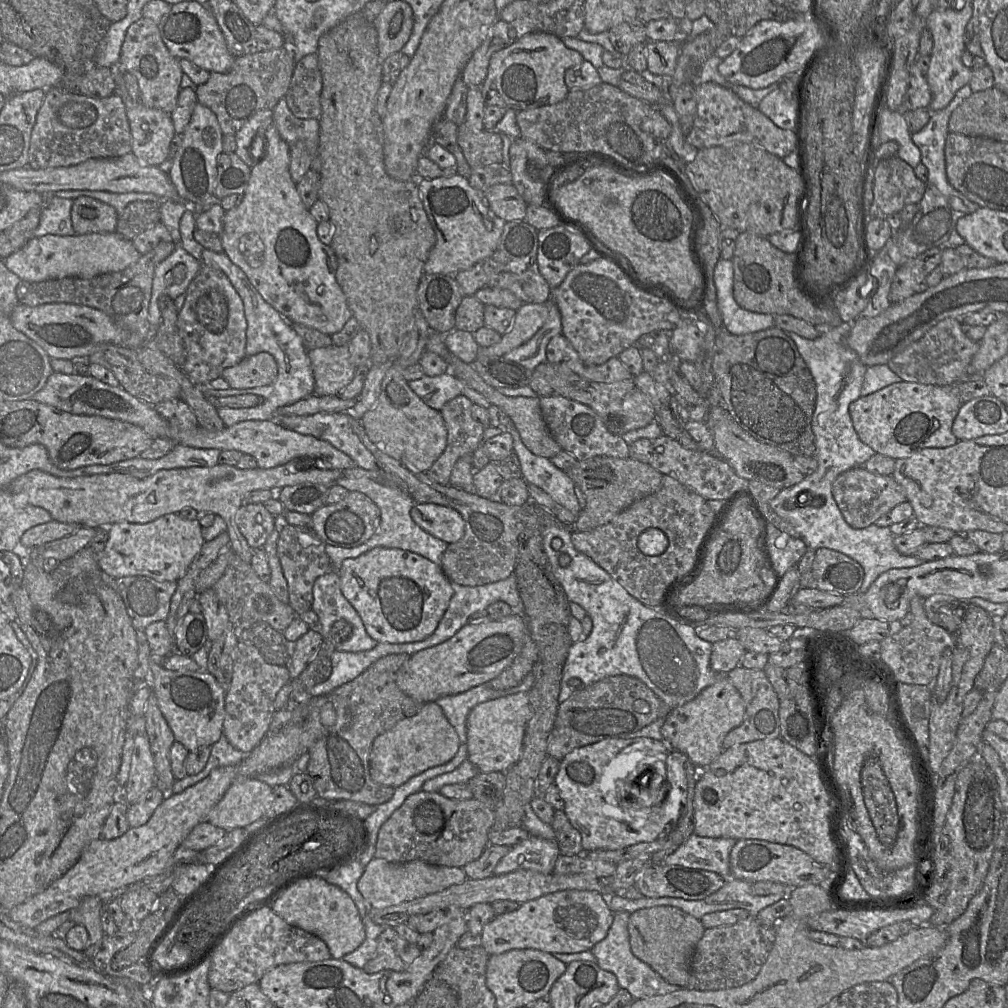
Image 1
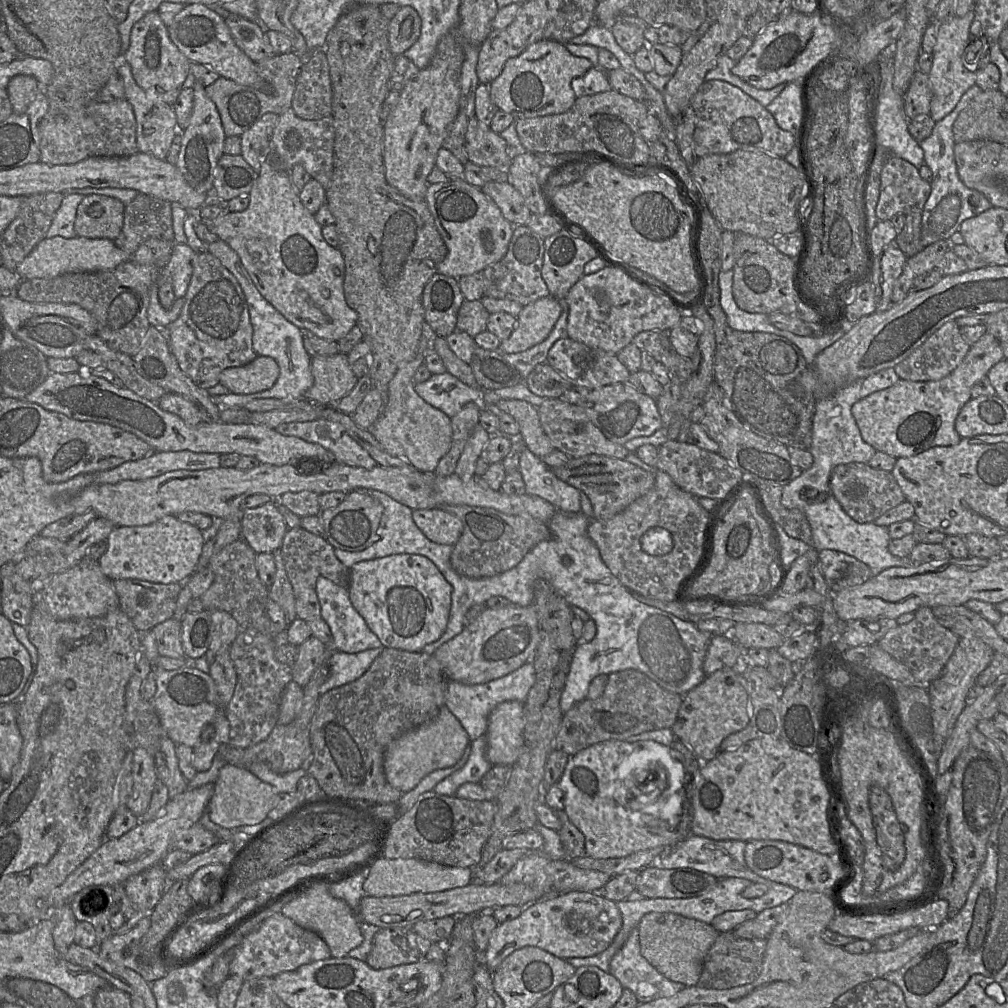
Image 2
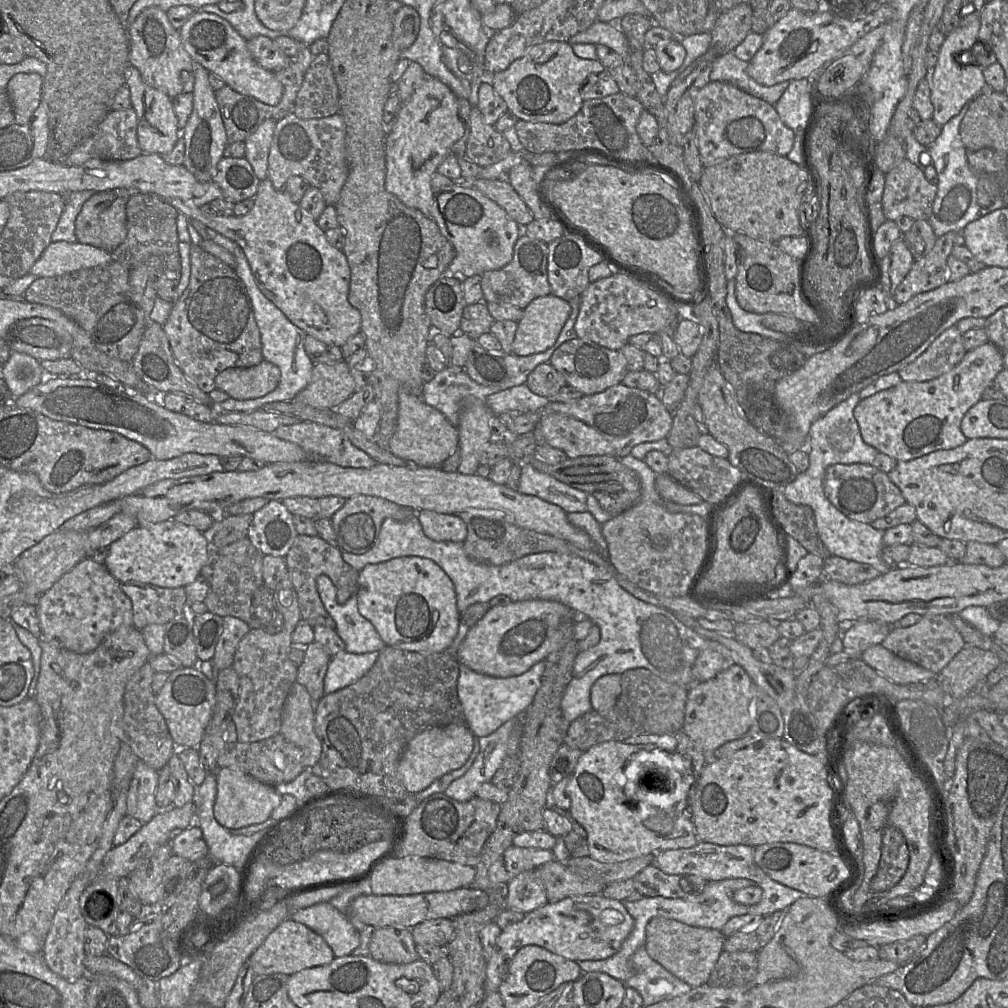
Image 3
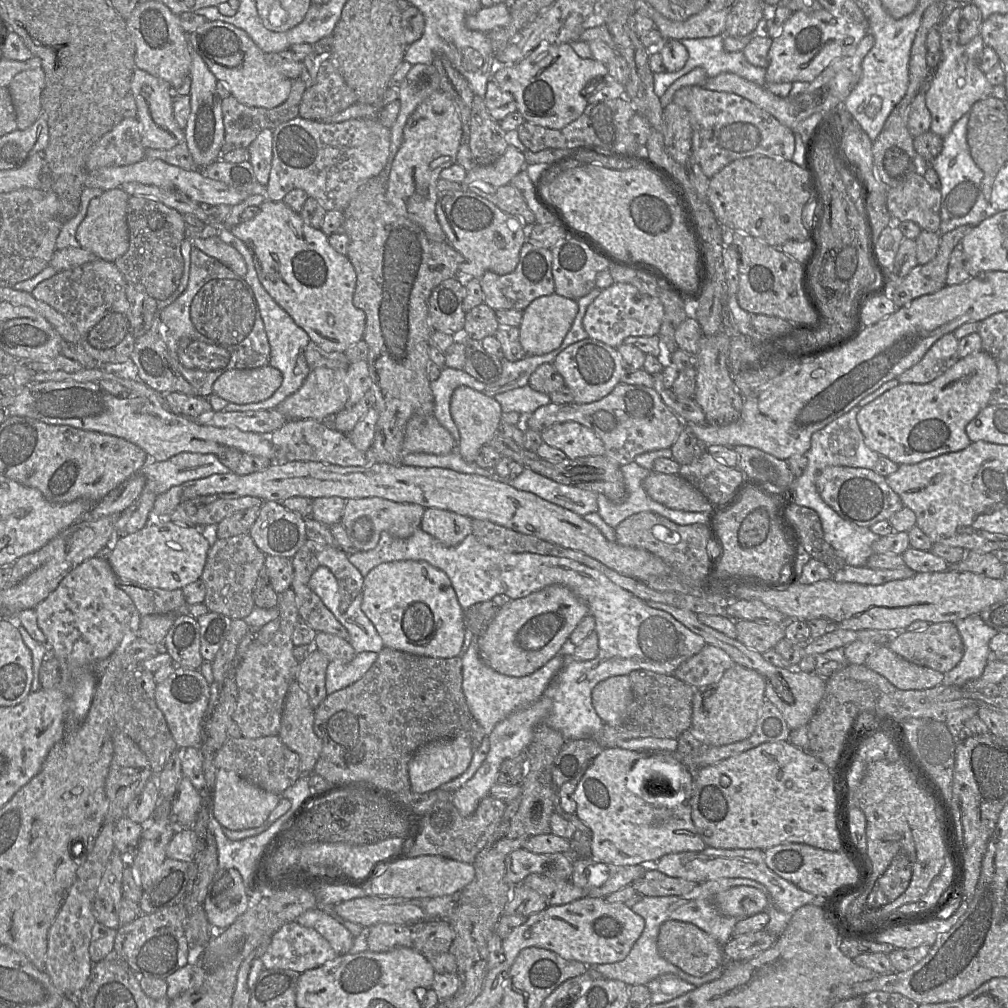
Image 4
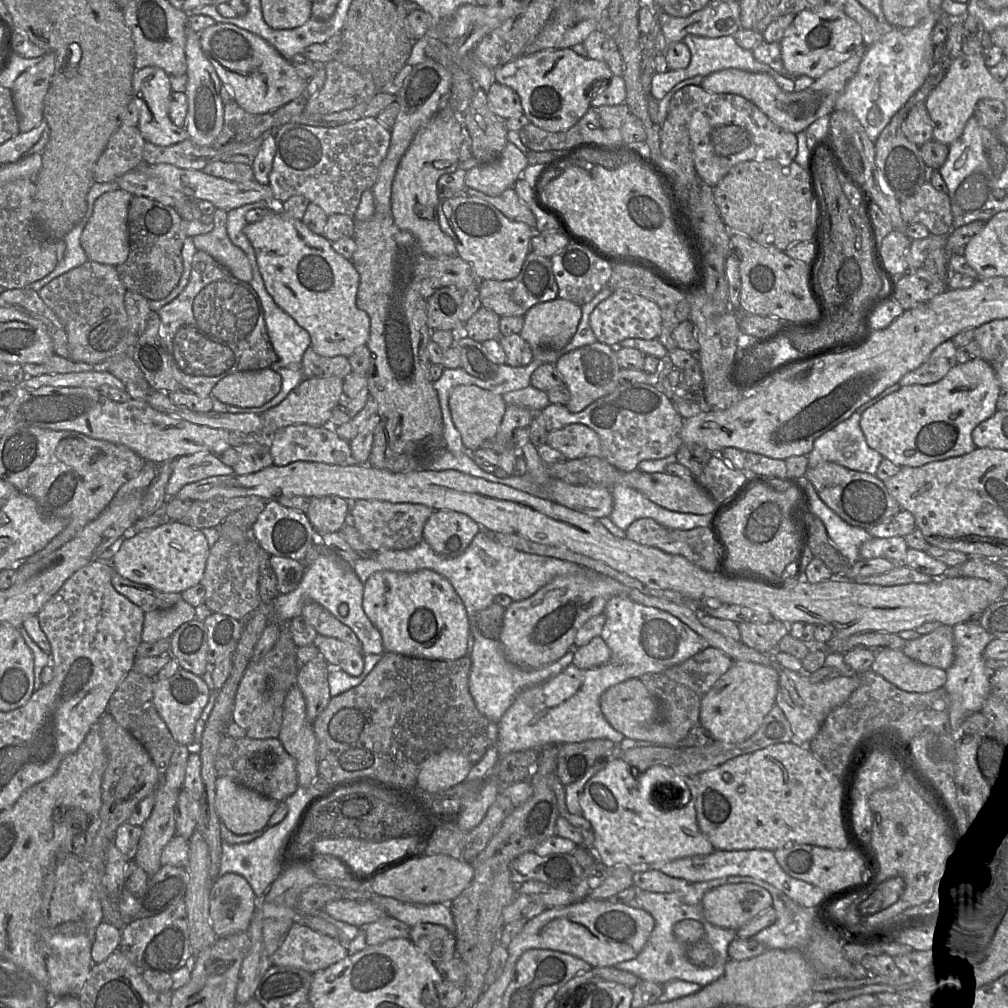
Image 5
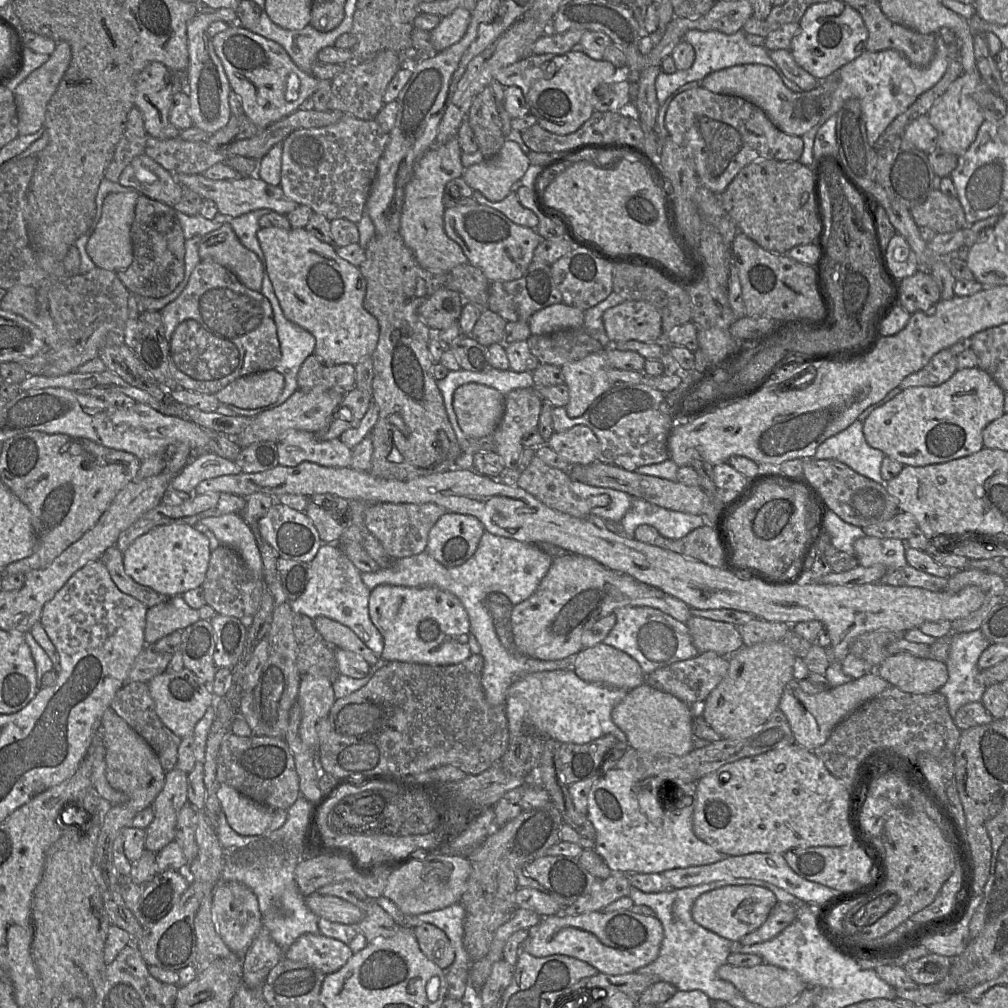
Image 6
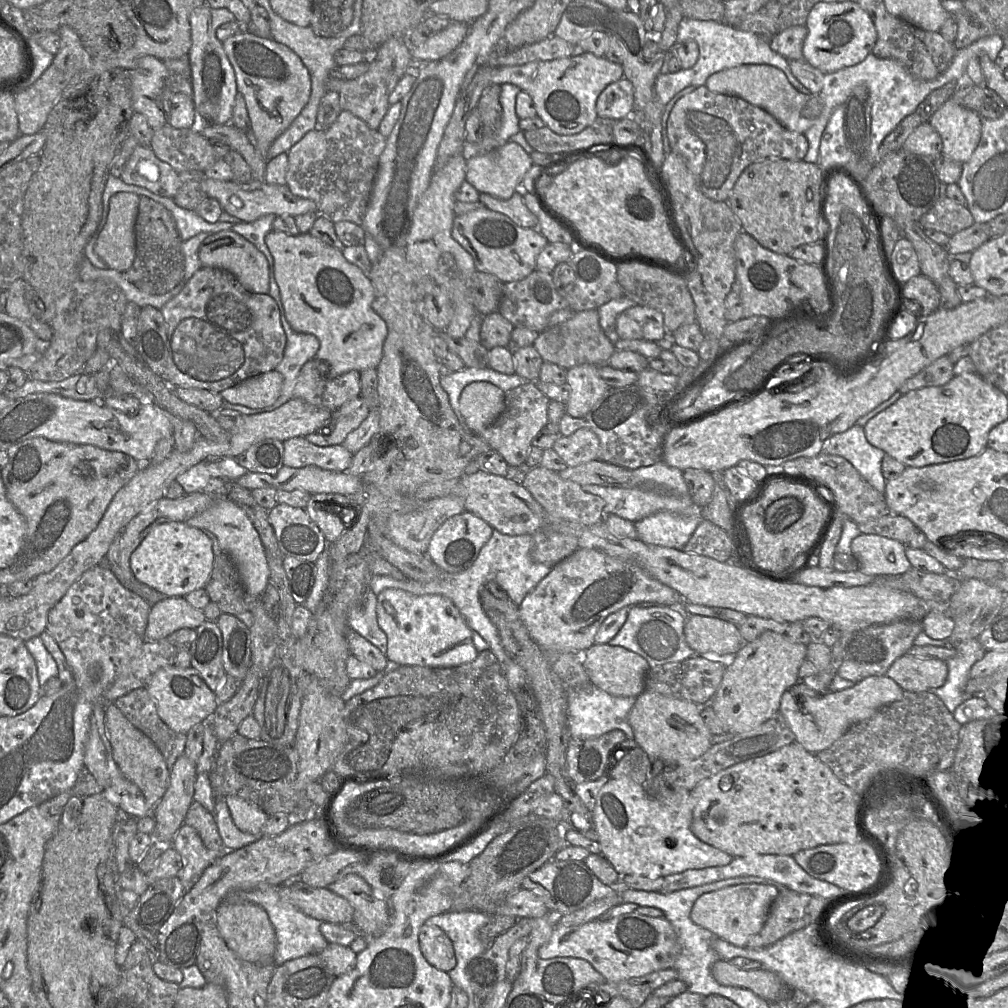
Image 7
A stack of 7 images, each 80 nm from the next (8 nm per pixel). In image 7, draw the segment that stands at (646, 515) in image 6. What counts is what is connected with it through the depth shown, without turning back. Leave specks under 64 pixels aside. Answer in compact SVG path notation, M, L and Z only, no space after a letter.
M658 512L635 522L637 538L649 545L682 550L703 519Z

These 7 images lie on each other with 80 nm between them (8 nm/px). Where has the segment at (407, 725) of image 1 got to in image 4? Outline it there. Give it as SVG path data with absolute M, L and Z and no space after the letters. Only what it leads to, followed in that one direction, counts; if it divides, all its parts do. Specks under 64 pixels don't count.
M462 738L421 746L408 766L411 791L430 792L455 779L470 765L473 752L470 744Z

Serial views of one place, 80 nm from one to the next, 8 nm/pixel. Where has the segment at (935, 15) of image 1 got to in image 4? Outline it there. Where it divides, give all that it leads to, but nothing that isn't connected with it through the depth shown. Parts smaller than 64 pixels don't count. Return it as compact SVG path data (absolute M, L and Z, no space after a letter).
M981 34L975 36L965 45L958 44L942 52L942 60L933 73L930 71L930 79L925 86L926 106L931 114L930 131L944 138L952 129L953 125L966 113L969 113L973 104L977 101L992 97L993 86L986 79L986 74L979 67L980 54L986 45Z

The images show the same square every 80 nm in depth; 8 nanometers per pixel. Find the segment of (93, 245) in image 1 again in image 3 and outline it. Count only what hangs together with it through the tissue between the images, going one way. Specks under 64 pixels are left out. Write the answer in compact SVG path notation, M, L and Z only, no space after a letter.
M66 241L51 242L40 258L30 270L30 274L37 277L60 276L69 272L85 268L102 266L112 261L112 254L104 249L80 242L69 243Z

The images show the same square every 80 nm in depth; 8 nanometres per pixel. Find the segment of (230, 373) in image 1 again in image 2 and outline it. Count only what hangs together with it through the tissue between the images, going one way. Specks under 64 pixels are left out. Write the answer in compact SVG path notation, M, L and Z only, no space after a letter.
M258 355L246 365L223 370L219 375L219 383L231 393L253 394L270 389L278 376L277 362L269 356Z

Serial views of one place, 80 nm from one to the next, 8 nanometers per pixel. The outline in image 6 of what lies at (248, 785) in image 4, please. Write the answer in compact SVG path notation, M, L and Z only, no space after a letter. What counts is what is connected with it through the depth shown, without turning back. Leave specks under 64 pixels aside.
M220 784L218 799L231 828L242 836L261 836L268 832L274 810L255 802L226 784Z

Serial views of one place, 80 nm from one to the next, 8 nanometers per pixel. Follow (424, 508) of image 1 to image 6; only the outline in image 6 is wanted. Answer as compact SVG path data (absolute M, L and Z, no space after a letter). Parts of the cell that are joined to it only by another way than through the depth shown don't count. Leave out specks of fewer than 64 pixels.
M447 511L429 531L426 550L447 567L459 566L474 555L484 532L476 517Z

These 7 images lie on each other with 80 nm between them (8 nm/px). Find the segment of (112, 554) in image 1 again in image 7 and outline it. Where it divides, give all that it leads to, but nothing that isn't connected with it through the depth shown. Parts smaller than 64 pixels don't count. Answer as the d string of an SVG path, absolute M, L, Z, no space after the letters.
M186 522L157 525L135 549L130 566L135 578L159 591L165 597L185 597L194 590L205 588L214 564L212 541L199 528Z

